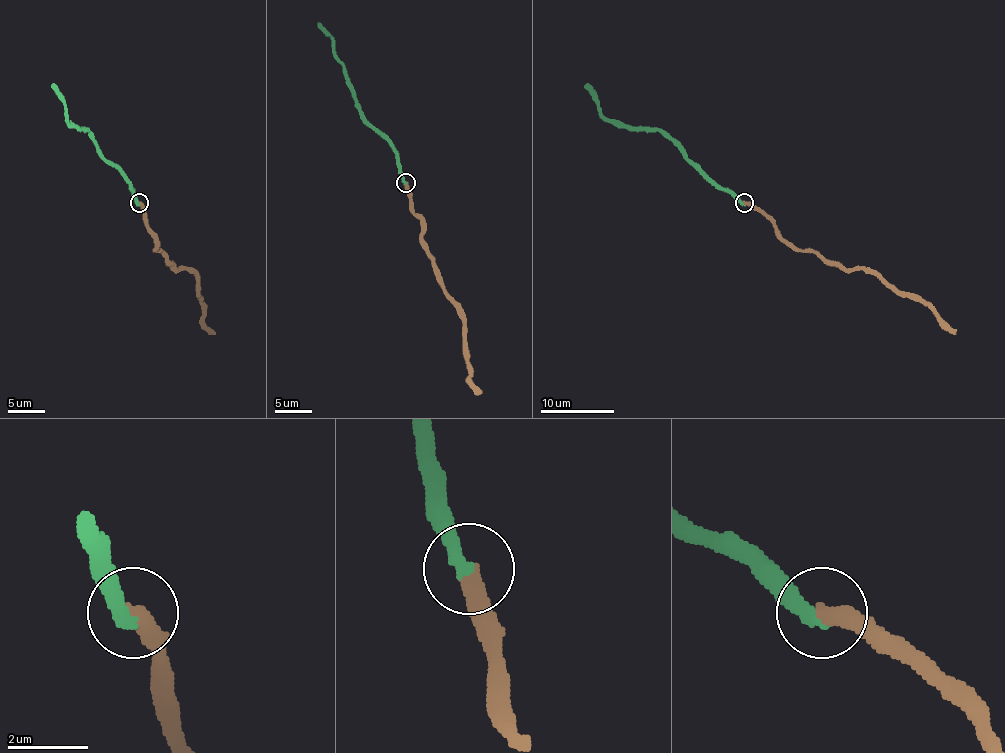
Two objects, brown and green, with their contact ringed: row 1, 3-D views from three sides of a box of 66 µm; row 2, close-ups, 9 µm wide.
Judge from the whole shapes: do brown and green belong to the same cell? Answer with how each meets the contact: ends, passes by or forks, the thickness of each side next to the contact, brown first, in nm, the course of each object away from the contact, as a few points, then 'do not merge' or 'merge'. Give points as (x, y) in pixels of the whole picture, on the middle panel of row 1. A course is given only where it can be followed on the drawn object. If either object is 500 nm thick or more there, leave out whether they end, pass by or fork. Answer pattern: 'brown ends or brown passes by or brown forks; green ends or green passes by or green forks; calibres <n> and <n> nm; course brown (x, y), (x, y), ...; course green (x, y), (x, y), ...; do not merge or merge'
brown ends; green ends; calibres 480 and 360 nm; course brown (406, 182), (412, 212), (421, 221), (423, 249), (434, 265), (443, 293), (462, 319), (469, 380), (482, 393); course green (406, 182), (399, 165), (399, 153), (365, 119), (354, 97), (345, 66), (321, 25); merge

